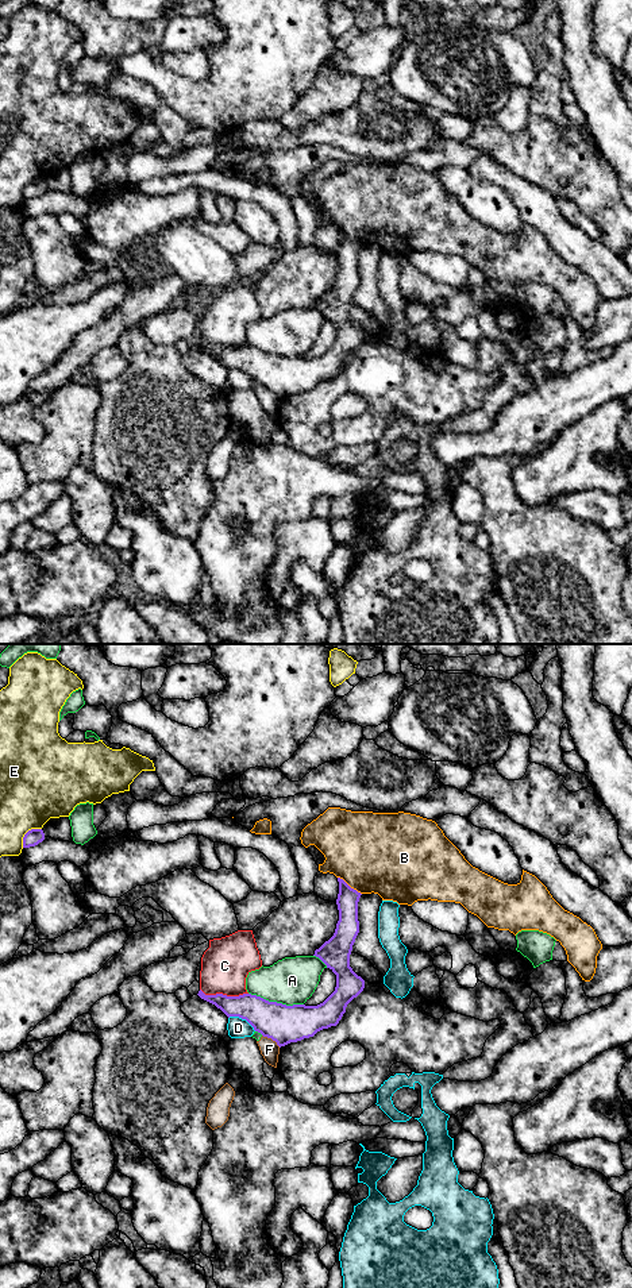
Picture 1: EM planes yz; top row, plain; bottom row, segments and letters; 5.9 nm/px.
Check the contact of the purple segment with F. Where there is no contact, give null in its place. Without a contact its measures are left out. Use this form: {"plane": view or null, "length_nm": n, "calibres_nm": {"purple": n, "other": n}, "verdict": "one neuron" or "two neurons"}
{"plane": "yz", "length_nm": 130, "calibres_nm": {"purple": 220, "other": 110}, "verdict": "two neurons"}

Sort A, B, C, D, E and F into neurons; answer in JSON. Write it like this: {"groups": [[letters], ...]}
{"groups": [["A", "F"], ["B"], ["C"], ["D"], ["E"]]}

